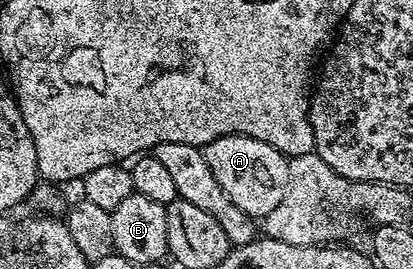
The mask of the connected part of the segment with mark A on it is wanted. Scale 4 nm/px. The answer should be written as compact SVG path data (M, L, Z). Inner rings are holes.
M223 136L203 145L202 155L214 182L225 198L238 210L253 218L263 218L282 202L287 175L287 161L278 150L249 136Z

